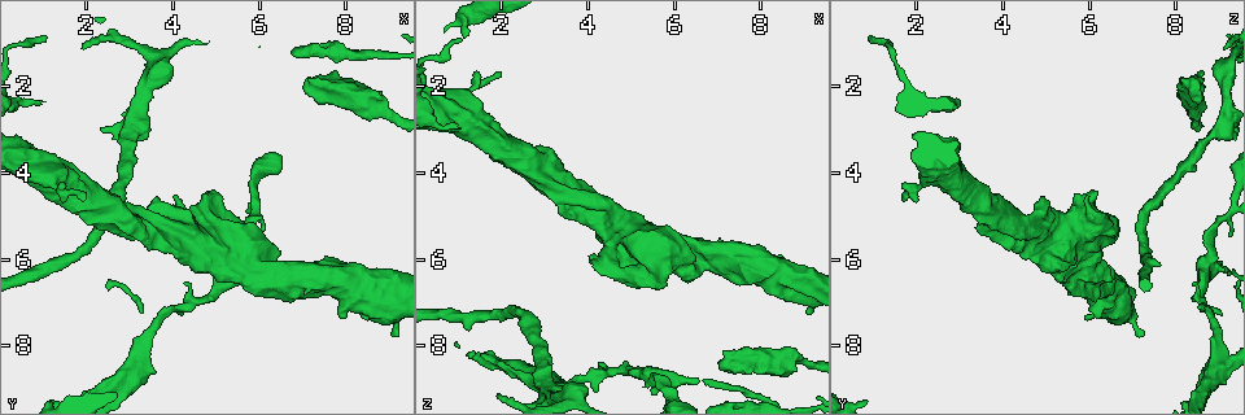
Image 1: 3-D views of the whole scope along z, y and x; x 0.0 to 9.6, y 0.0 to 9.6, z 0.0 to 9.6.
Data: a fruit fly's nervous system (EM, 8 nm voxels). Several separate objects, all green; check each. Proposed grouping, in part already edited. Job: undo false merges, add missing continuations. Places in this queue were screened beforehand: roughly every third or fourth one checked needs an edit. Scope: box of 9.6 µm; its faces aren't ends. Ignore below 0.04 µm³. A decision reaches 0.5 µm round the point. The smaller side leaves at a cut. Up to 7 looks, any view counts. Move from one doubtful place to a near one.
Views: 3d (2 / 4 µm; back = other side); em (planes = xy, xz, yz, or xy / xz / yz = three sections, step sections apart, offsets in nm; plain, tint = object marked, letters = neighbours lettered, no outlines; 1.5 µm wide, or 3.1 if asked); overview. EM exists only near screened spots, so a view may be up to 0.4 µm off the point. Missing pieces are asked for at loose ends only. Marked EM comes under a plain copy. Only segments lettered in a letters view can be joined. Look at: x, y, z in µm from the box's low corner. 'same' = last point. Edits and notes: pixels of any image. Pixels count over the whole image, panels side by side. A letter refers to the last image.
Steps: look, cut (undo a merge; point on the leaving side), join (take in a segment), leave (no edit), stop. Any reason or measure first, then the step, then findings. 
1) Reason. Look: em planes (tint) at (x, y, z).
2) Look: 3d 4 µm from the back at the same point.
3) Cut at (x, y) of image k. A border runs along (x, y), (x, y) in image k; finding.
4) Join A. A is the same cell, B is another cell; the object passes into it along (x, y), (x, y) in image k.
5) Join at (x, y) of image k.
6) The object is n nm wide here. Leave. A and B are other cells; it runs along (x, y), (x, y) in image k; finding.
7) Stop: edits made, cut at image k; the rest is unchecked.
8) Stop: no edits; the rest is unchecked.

Look: em planes (tint) at (6.50, 6.35, 6.25).

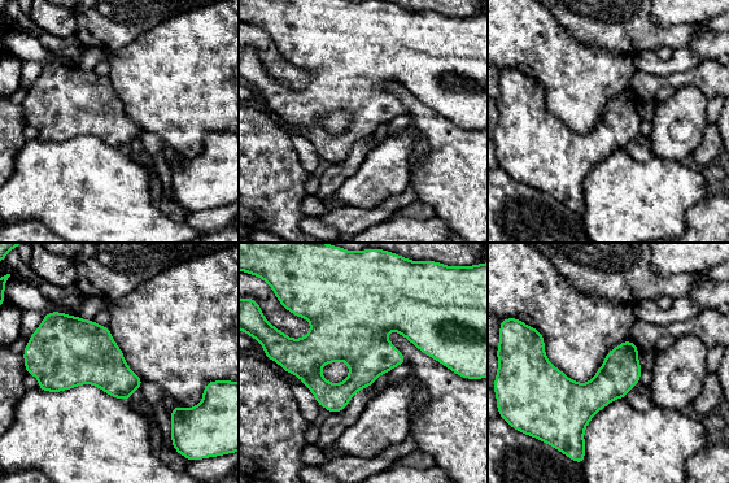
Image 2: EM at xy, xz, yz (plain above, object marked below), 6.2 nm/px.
Look: em planes (letters) at the same point.

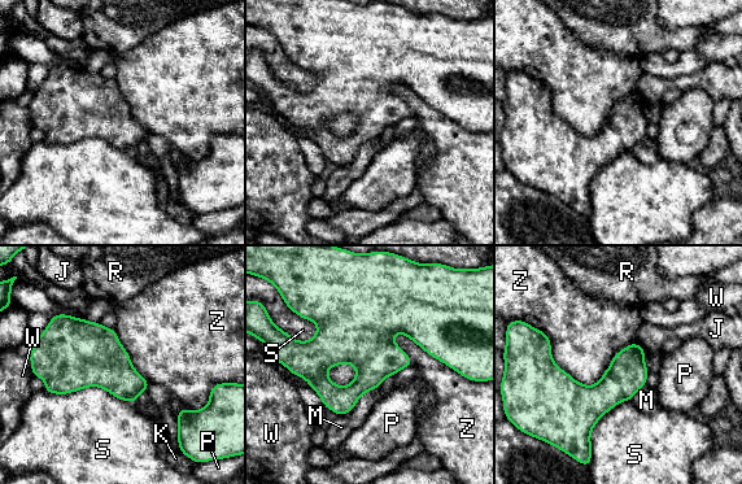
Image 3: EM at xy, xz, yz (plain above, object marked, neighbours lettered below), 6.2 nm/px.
The object is 240 nm wide here; the longest contact is with Z, 600 nm. Leave. J, K, M, P, R, S, W and Z are other cells; all the same neuron.

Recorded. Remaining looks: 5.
Tapers out. Look: 3d 4 µm at (2.00, 1.20, 9.20).

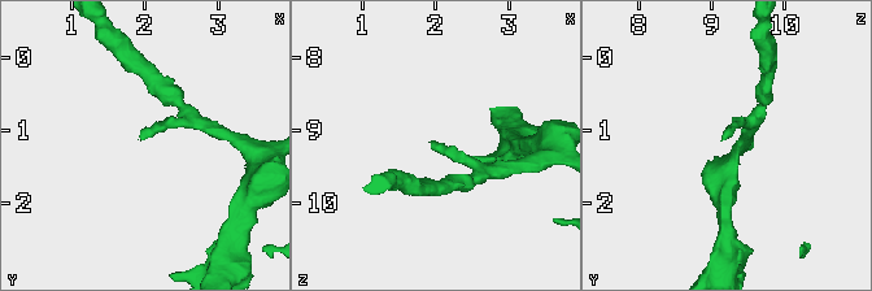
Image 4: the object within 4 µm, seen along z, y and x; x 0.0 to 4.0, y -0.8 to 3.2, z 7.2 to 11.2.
Need the tissue. Look: em planes (letters) at (1.95, 1.15, 9.15).

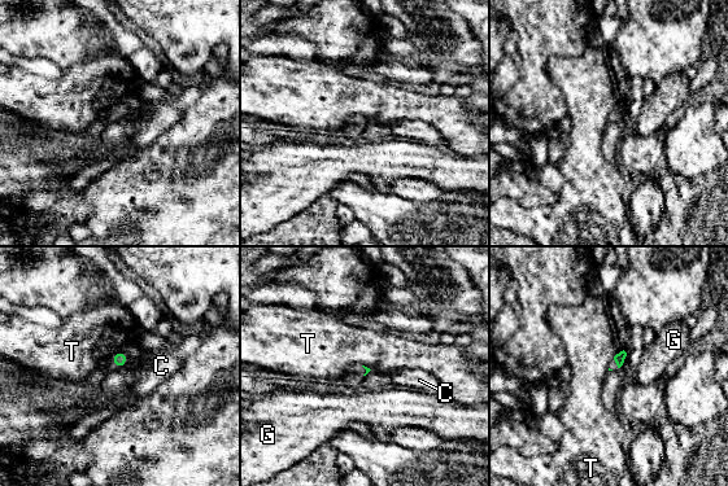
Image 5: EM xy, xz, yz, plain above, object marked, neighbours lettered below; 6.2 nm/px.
Leave. C, G and T are other cells; a border runs along (109, 358), (121, 350), (129, 359) in image 5; none of them fits.

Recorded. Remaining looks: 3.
Thick end. Look: 3d 2 µm from the back at (2.25, 8.95, 8.60).

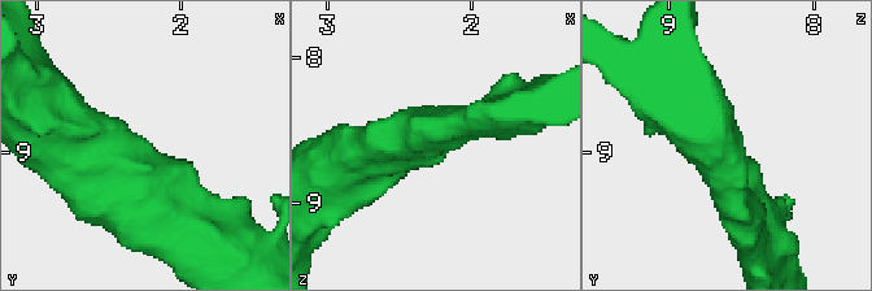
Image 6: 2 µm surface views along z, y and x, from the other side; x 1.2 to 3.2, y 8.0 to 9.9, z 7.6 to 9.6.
The arms are 280, 380 nm wide. Look: em xz step 8 (letters) at the same point.

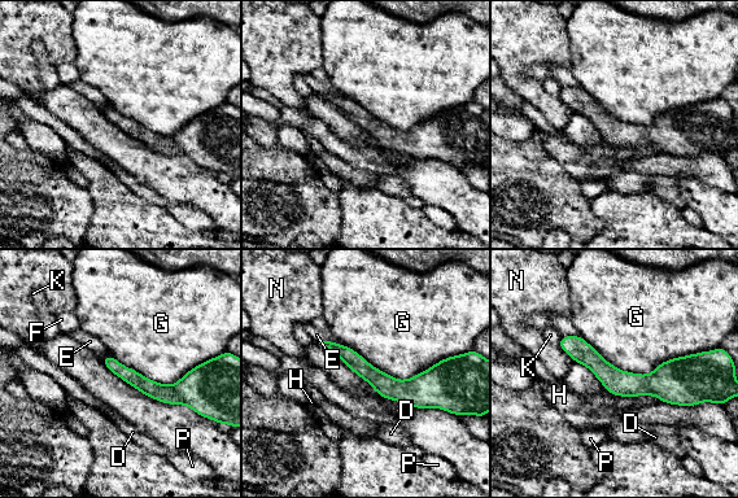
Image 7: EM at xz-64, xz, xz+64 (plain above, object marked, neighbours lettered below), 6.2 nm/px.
Look: em planes (letters) at the same point.

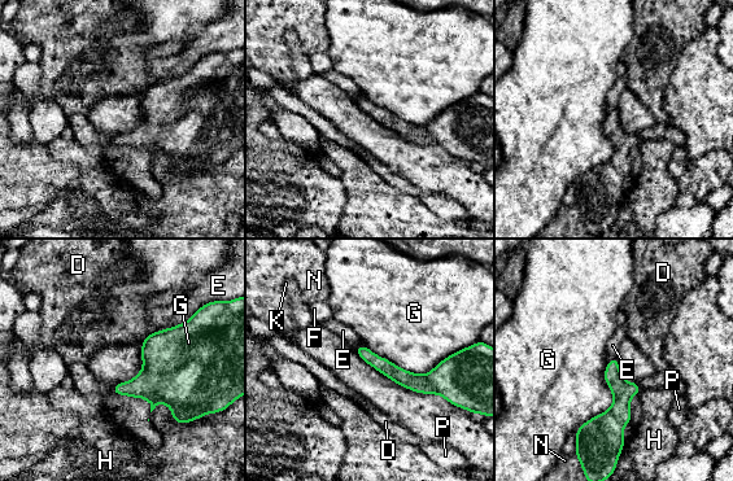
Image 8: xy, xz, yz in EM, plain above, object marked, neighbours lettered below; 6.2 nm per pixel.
Leave. D, E, F, G, H, K, N and P are other cells; a border runs along (193, 313), (180, 323), (156, 331) in image 8; no lettered segment goes on from it.

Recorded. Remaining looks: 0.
Stop: no edits; the rest is unchecked.

